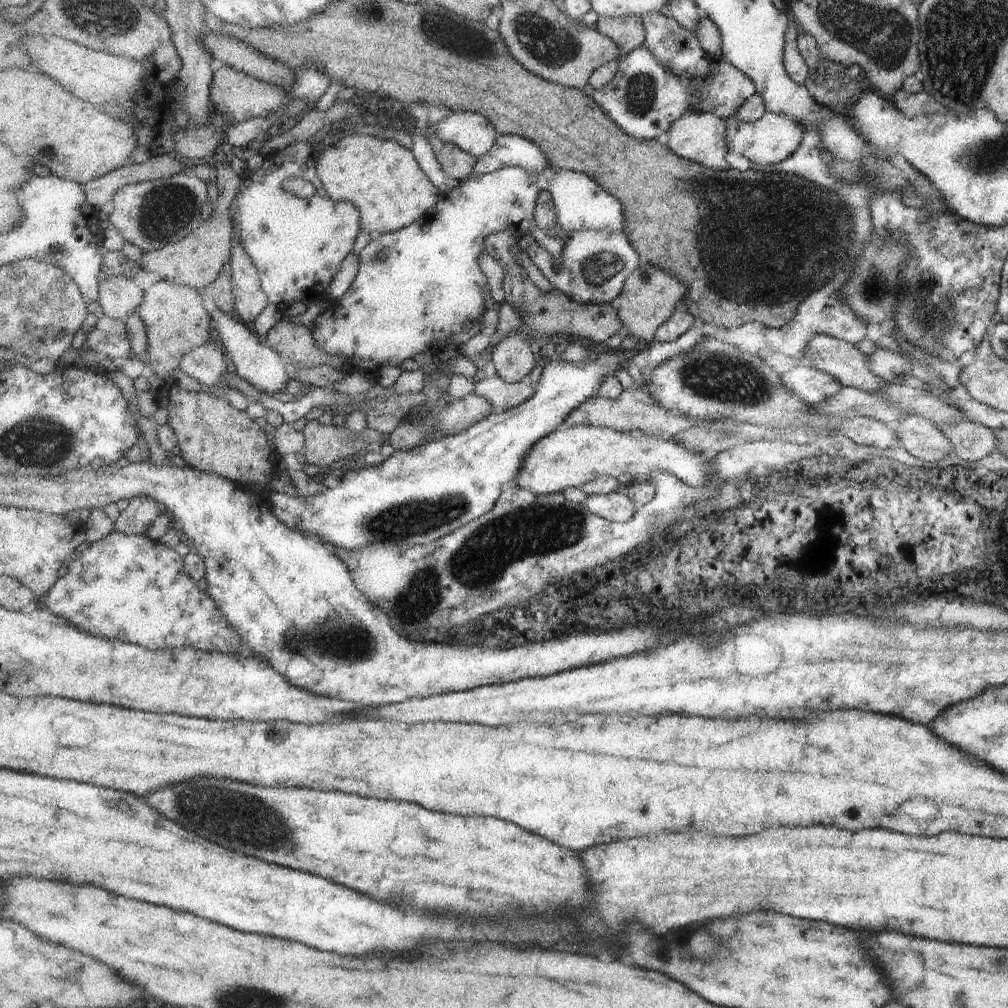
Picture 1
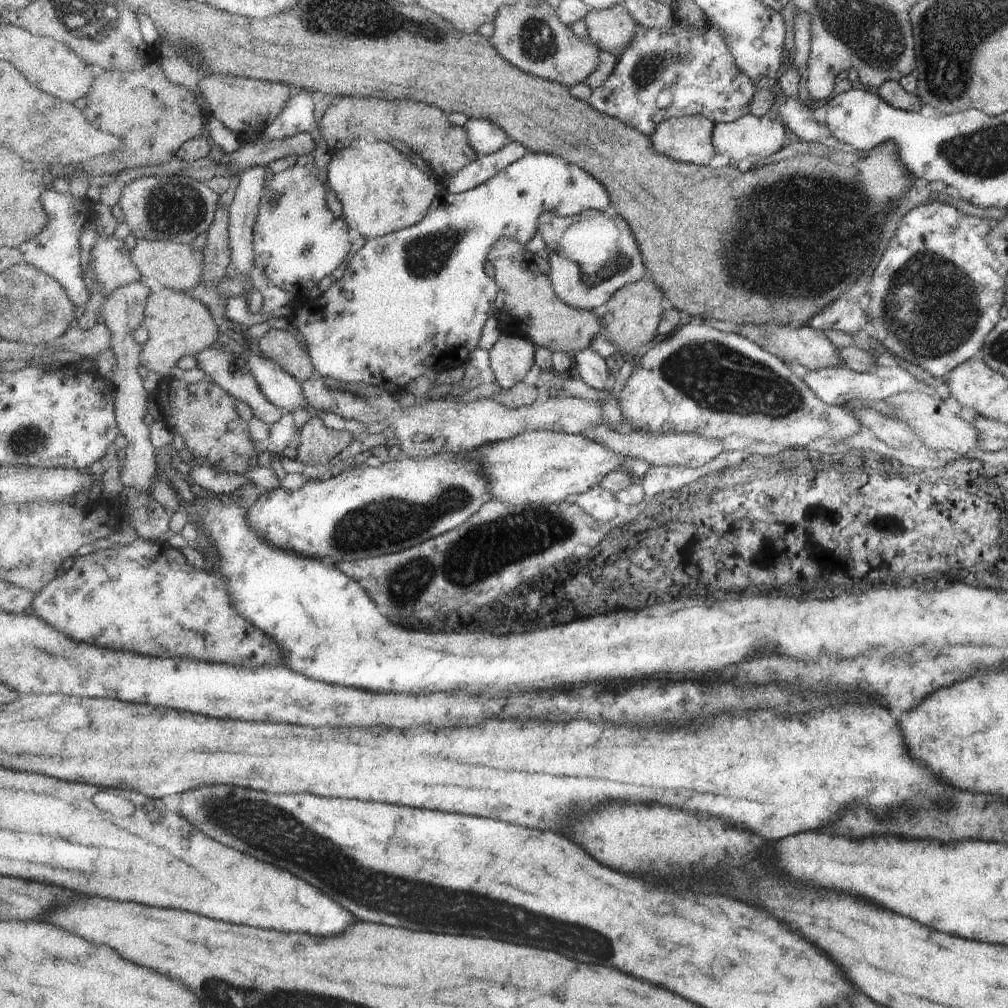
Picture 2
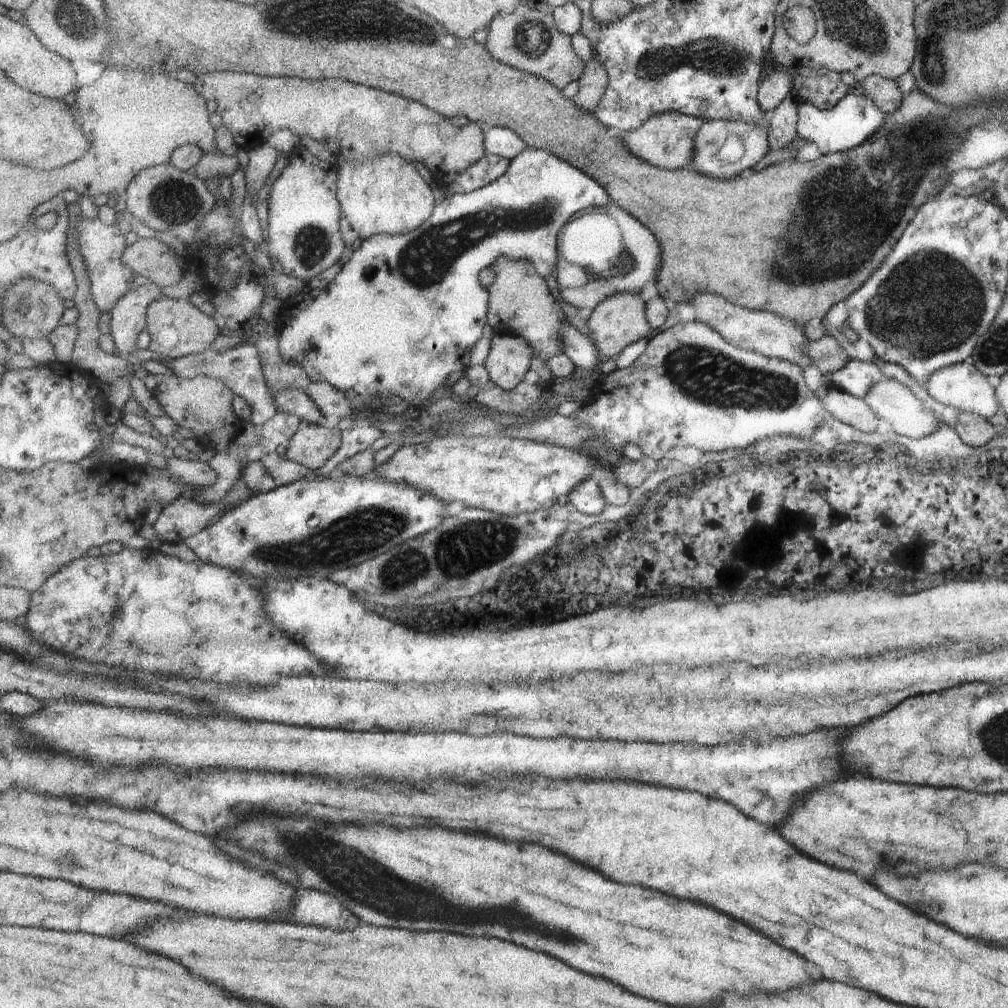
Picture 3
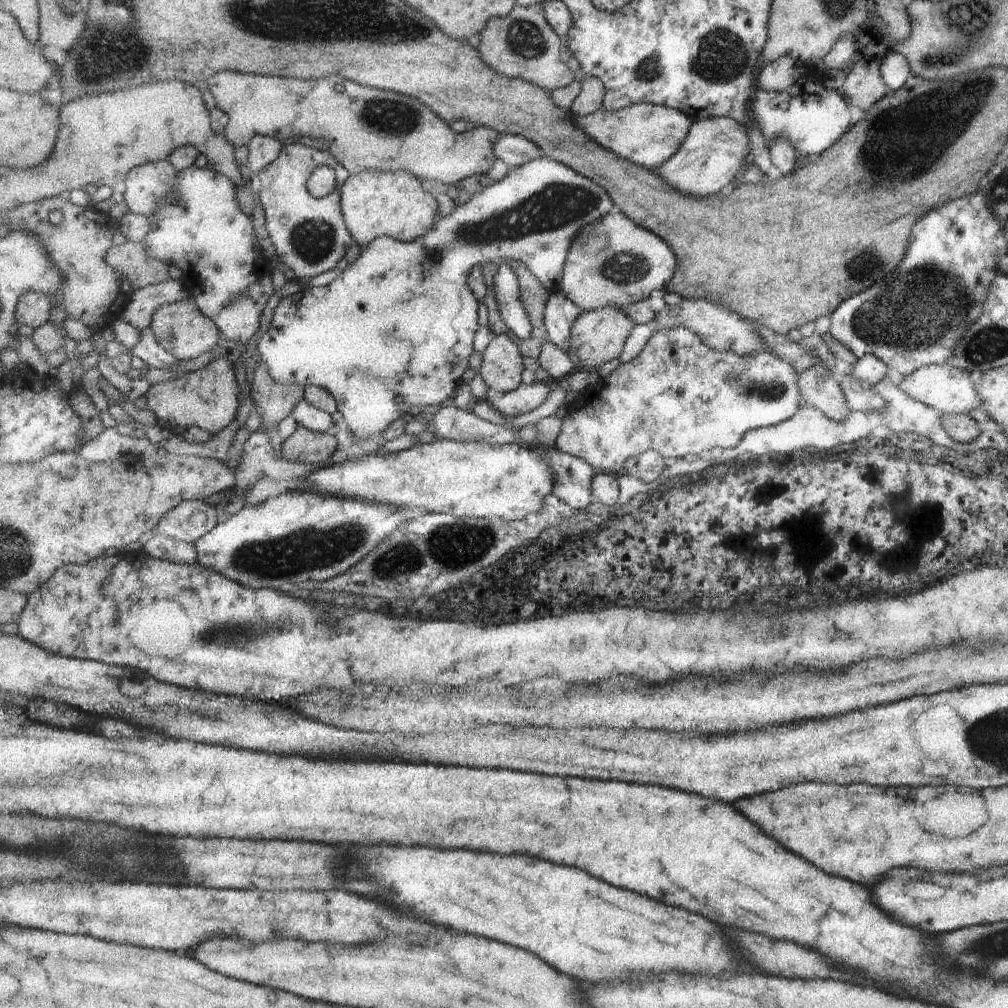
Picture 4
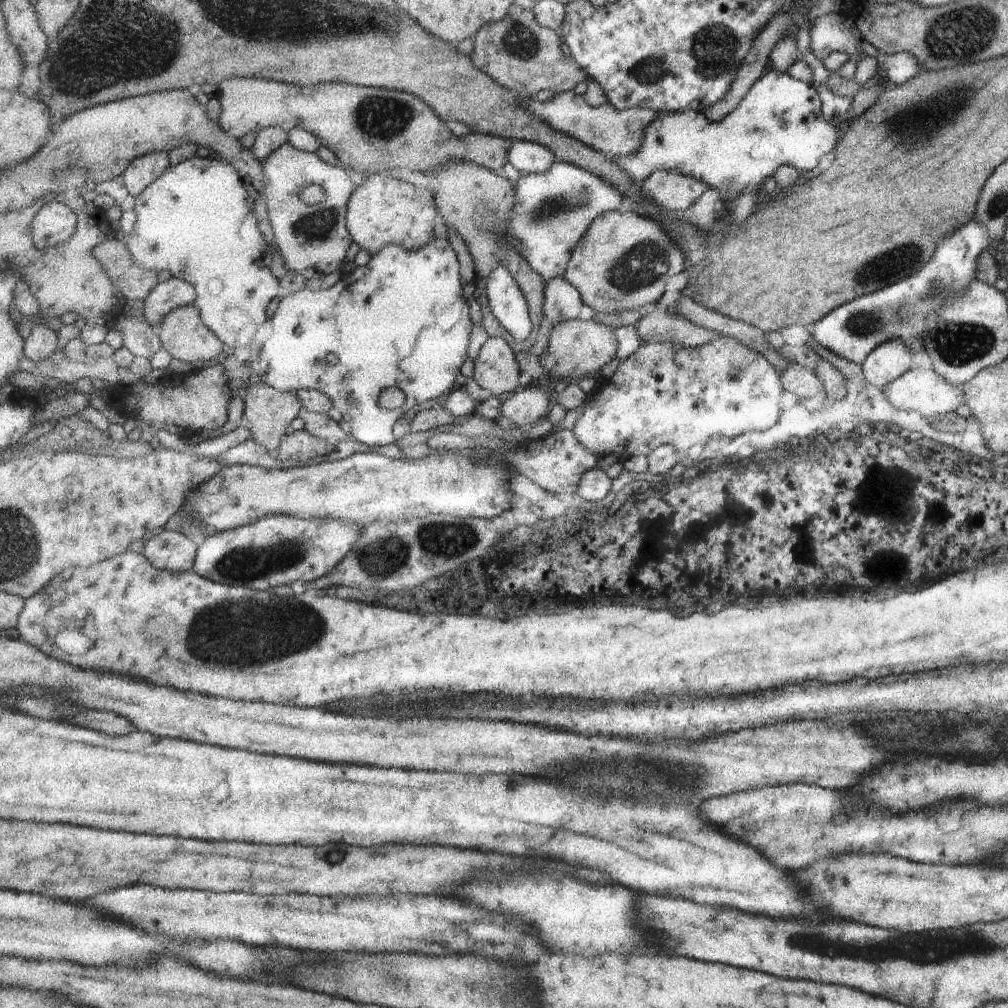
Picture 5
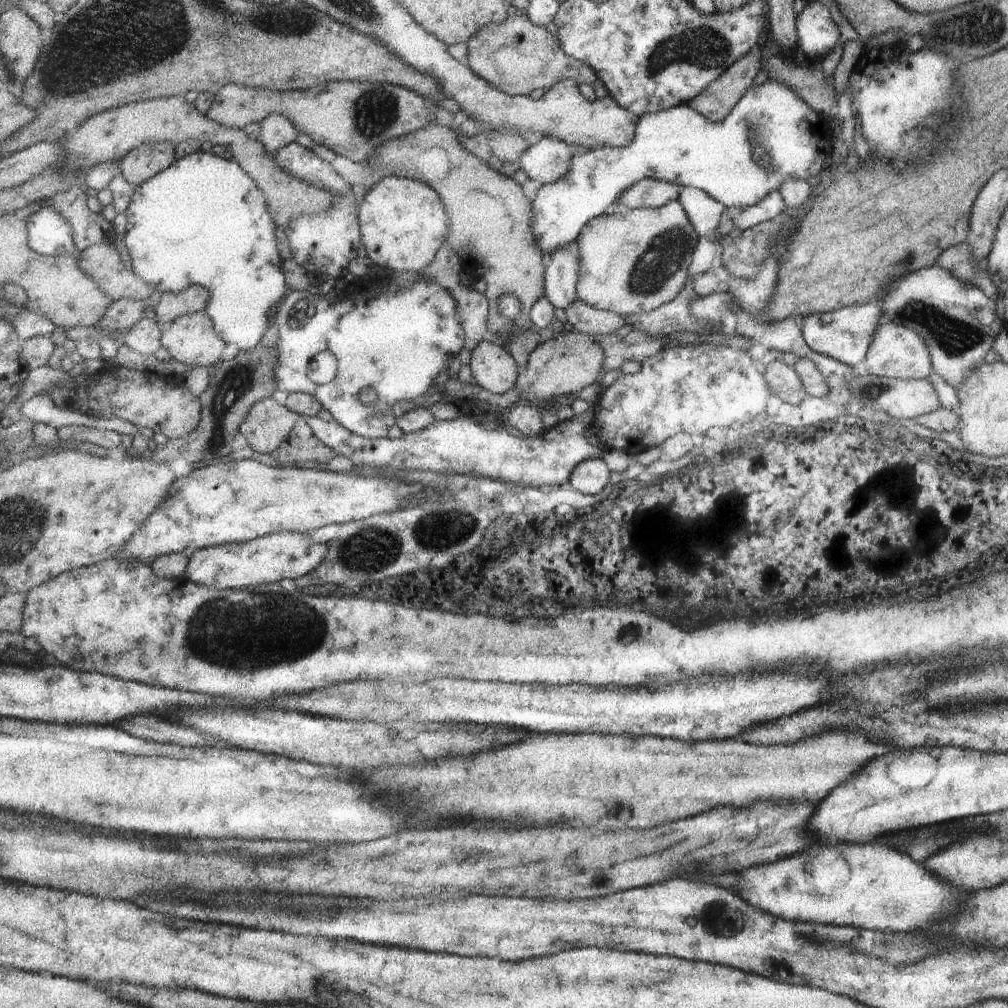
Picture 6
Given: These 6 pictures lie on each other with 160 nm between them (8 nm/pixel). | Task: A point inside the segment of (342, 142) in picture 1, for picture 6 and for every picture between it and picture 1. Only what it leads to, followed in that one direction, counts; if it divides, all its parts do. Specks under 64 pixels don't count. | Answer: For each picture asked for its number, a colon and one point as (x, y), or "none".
2: (381, 191)
3: (387, 195)
4: (391, 202)
5: (386, 211)
6: (404, 222)

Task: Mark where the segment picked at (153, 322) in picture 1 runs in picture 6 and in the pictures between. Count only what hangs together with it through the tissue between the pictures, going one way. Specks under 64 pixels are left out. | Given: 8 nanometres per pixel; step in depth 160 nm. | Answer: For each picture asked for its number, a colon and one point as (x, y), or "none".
2: (178, 325)
3: (178, 328)
4: (181, 329)
5: (184, 336)
6: (192, 340)

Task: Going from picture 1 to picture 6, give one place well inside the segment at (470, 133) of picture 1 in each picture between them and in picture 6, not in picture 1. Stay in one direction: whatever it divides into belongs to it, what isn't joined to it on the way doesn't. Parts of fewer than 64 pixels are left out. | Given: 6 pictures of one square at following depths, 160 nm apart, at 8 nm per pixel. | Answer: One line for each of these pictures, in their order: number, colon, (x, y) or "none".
2: (485, 137)
3: (499, 141)
4: (515, 150)
5: (529, 157)
6: (547, 161)

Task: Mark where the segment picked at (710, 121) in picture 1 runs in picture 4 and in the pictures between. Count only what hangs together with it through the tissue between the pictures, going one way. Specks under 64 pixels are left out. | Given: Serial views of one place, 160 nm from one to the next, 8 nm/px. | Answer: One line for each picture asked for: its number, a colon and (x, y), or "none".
2: (687, 139)
3: (669, 140)
4: (650, 135)

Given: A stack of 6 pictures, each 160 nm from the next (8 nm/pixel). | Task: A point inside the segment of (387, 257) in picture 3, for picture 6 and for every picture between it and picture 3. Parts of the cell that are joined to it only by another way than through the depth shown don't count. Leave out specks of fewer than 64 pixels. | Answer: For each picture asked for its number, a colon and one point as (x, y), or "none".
4: (401, 321)
5: (405, 323)
6: (396, 341)

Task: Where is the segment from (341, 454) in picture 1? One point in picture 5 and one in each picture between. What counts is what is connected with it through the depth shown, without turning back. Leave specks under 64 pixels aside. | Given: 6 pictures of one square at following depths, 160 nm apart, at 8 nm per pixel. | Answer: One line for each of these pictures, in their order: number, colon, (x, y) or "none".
2: (318, 444)
3: (312, 445)
4: (306, 446)
5: (301, 447)

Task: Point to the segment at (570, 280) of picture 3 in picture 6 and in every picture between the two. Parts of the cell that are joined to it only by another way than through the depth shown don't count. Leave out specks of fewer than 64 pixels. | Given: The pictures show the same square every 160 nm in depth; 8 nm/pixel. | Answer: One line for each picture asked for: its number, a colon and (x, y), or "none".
4: (636, 262)
5: (623, 263)
6: (633, 263)

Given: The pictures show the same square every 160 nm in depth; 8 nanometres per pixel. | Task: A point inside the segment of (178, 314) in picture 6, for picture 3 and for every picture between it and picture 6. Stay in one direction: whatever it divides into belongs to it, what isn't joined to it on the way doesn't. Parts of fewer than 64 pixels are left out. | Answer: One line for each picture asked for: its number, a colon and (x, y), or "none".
3: (129, 318)
4: (145, 302)
5: (175, 292)

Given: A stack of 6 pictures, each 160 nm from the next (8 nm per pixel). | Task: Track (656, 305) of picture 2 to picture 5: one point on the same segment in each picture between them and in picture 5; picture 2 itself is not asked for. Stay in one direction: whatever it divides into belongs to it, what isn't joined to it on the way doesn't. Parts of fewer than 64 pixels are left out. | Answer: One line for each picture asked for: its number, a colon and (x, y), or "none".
3: (621, 320)
4: (599, 336)
5: (577, 348)

